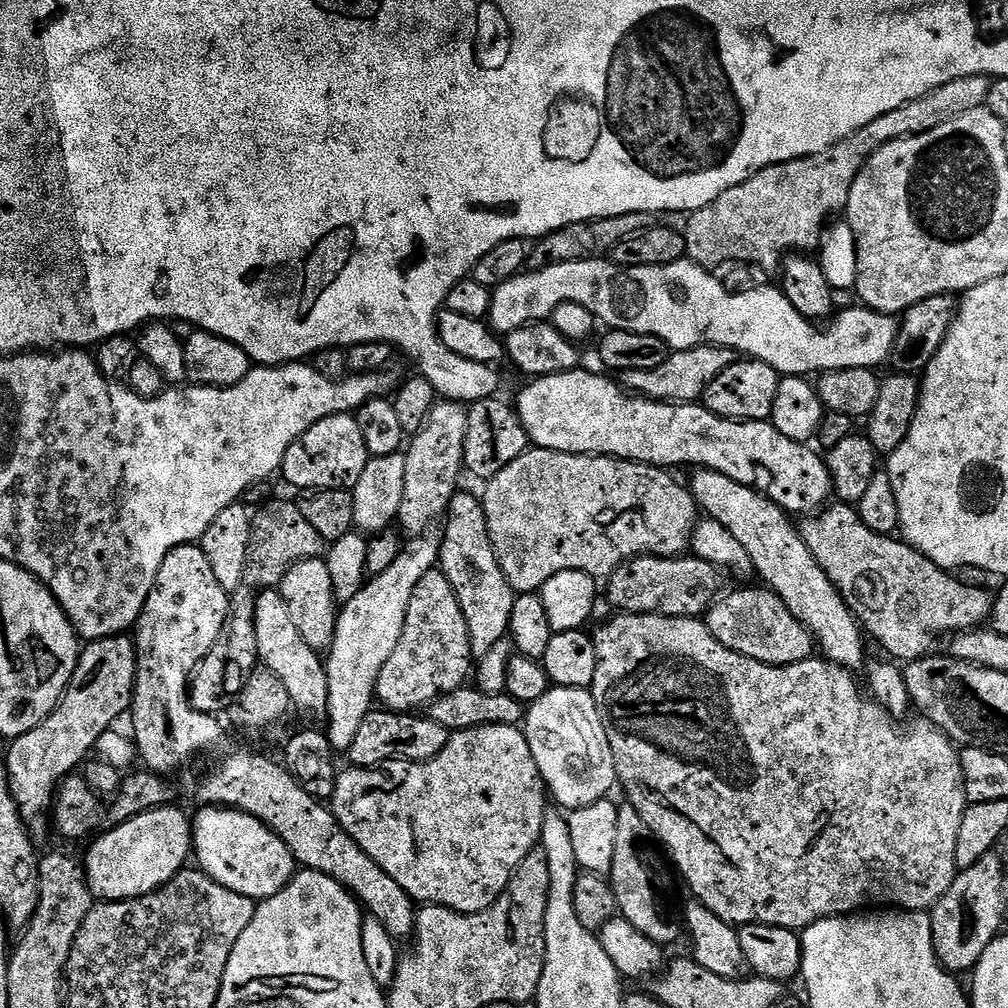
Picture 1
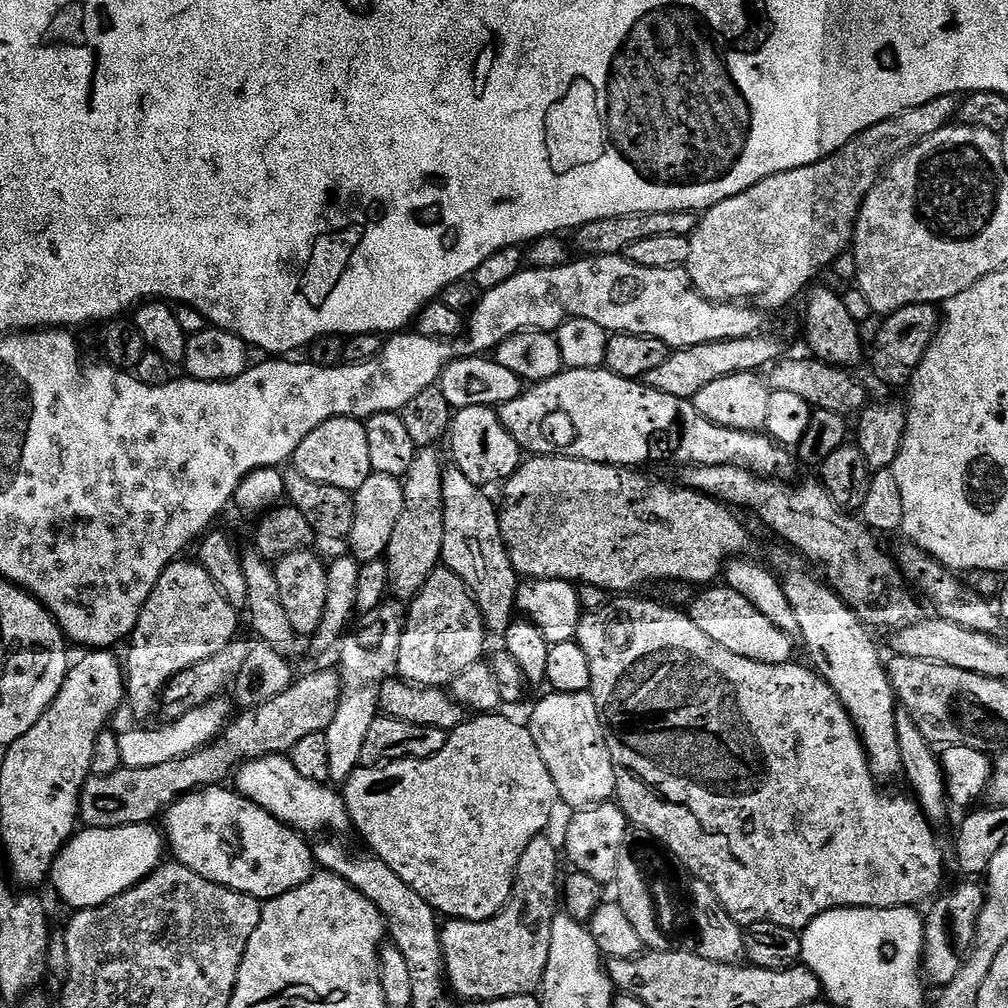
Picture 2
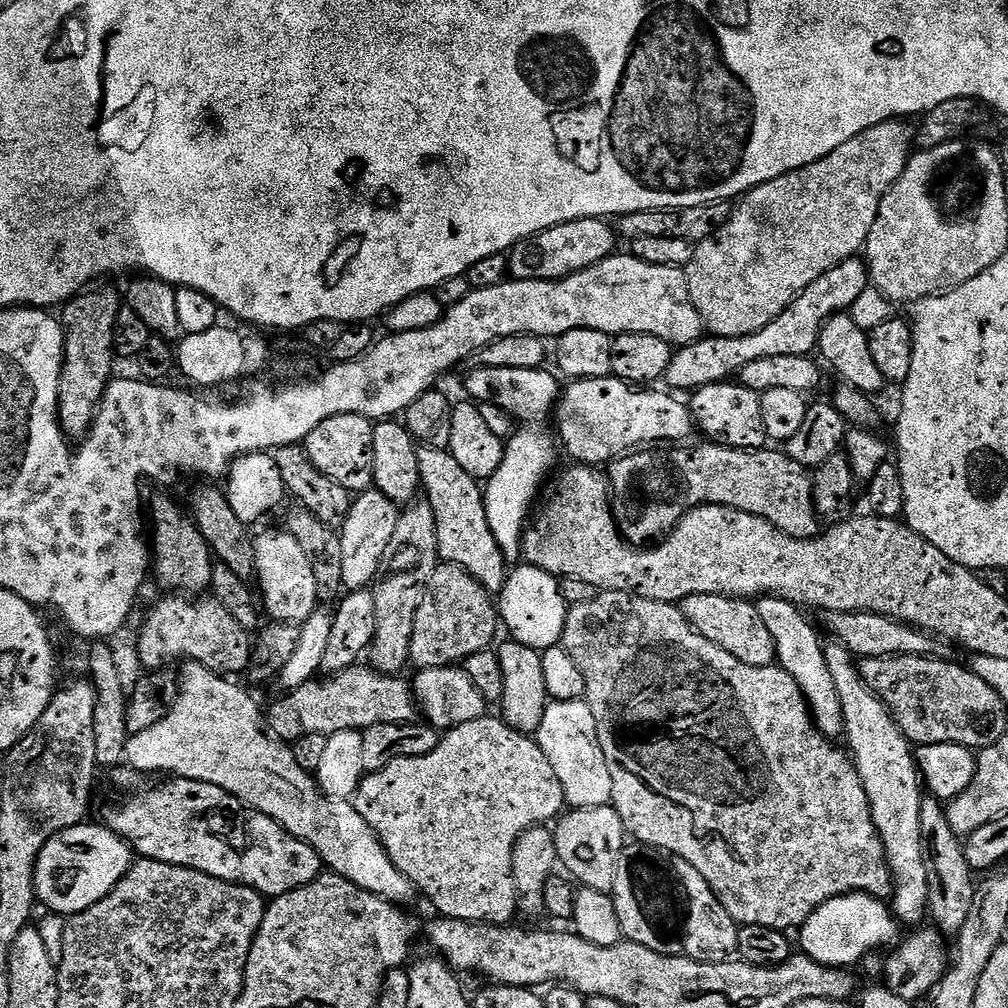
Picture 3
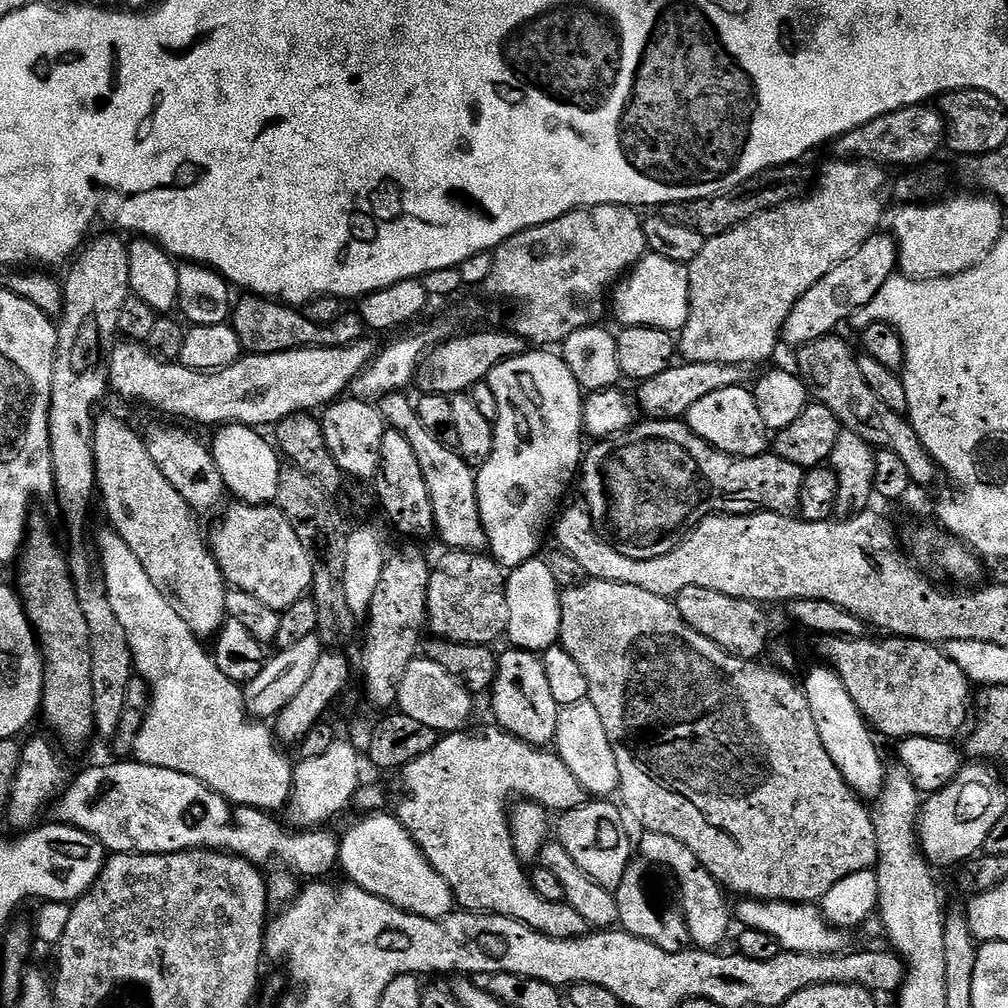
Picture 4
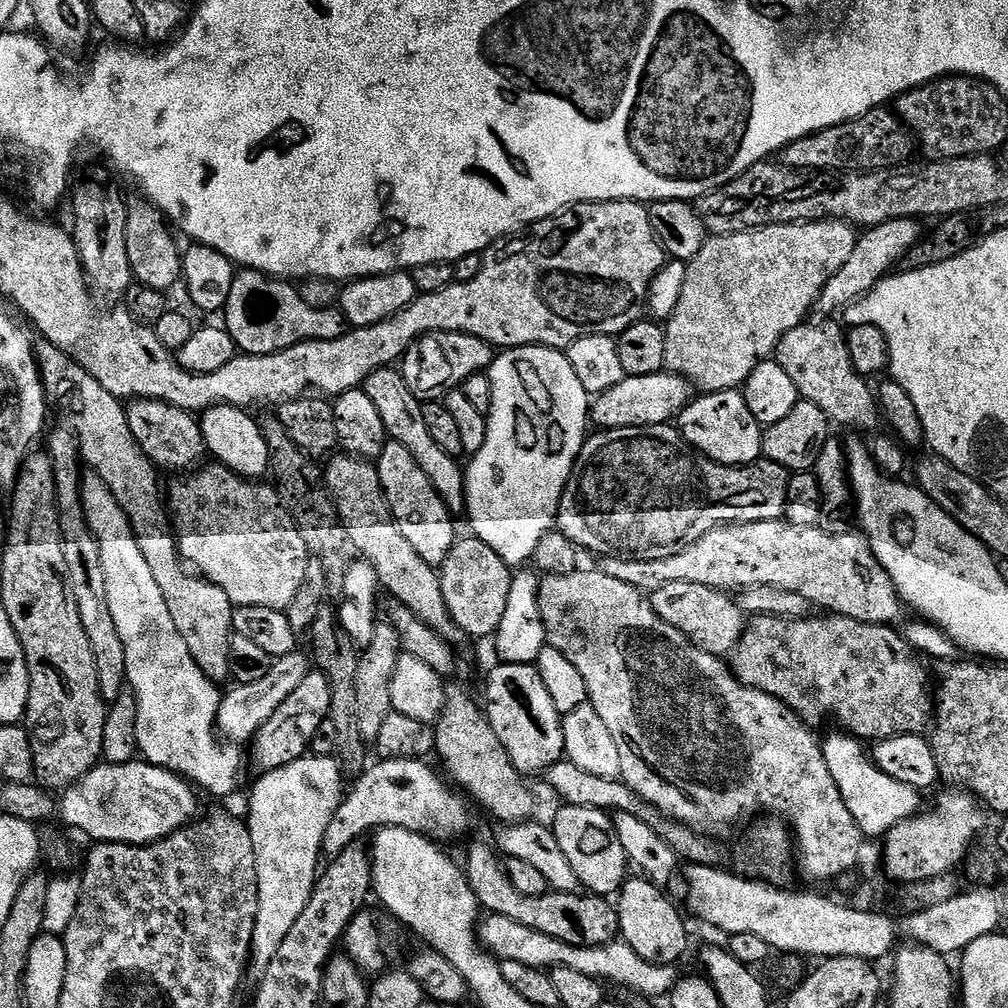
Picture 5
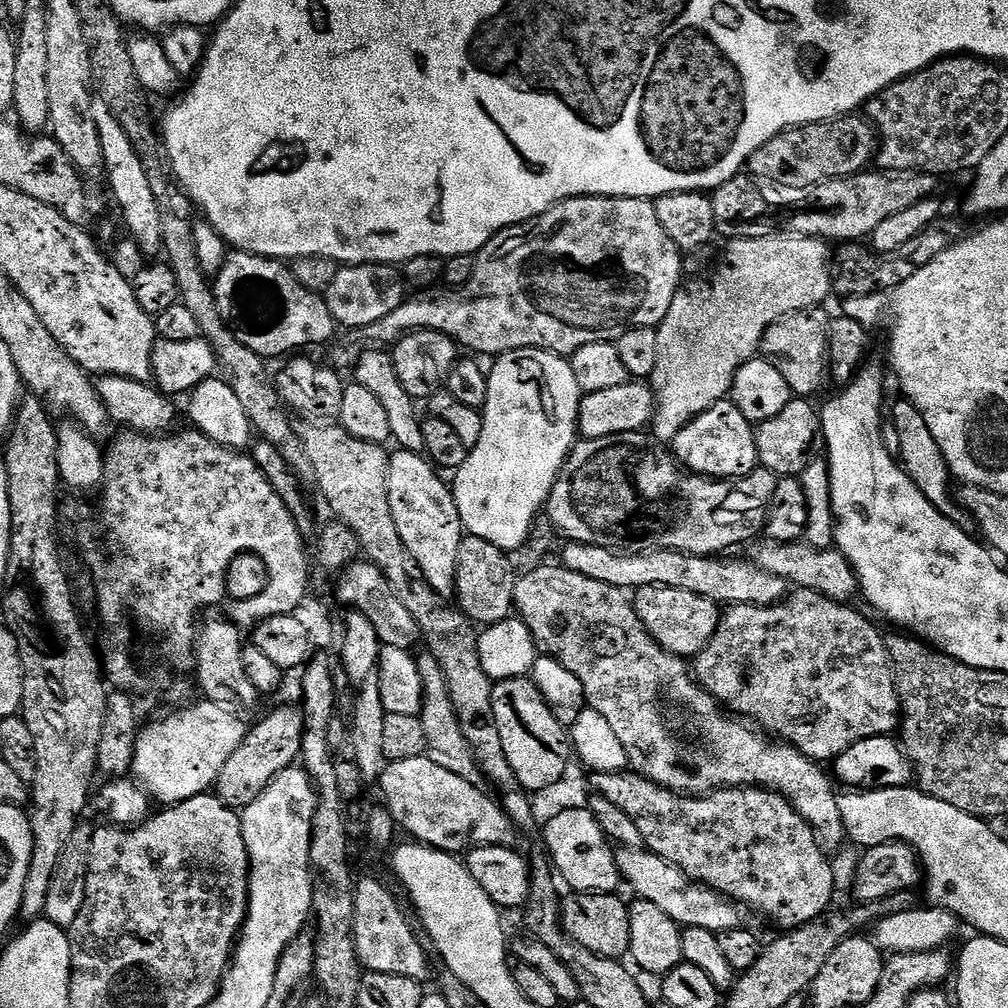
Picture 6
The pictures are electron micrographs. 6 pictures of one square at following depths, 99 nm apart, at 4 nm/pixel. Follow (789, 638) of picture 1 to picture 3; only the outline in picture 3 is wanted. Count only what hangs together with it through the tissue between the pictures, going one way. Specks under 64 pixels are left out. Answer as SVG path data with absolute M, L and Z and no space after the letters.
M694 594L683 600L682 611L692 628L702 634L702 638L710 638L710 642L734 654L734 658L738 658L746 666L771 668L777 663L774 638L770 630L766 630L766 622L762 622L755 603L744 598L718 594Z

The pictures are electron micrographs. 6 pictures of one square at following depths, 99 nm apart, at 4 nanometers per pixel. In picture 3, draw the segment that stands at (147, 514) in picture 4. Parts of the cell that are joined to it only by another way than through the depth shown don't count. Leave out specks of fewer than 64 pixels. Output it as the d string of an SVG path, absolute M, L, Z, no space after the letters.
M168 496L158 497L153 504L151 501L150 520L150 560L154 565L154 580L156 576L164 590L175 590L180 594L203 593L200 591L203 588L205 591L212 582L214 557L196 521Z

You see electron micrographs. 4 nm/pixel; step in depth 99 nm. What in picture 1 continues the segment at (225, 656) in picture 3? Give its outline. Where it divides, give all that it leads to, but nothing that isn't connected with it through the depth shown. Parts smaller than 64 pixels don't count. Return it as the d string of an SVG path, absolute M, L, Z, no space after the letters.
M199 543L183 544L174 550L170 550L170 554L166 554L166 562L162 562L162 570L158 570L158 578L154 582L154 590L150 590L150 598L146 598L146 606L142 610L142 614L136 619L134 629L134 643L136 645L136 685L132 691L132 706L130 709L130 717L132 716L132 728L136 731L134 735L134 743L138 749L138 756L141 761L145 760L147 767L153 772L161 774L172 774L175 768L180 768L183 764L188 764L195 758L199 752L208 752L211 748L216 748L220 744L220 739L224 736L224 728L219 724L217 717L212 714L191 714L190 713L190 681L192 673L196 667L200 665L206 658L206 654L210 654L212 647L218 643L224 634L224 624L228 620L228 606L230 603L230 594L226 590L222 590L222 585L218 583L218 578L214 578L214 570L210 570L210 561L206 559L206 554L200 549Z

